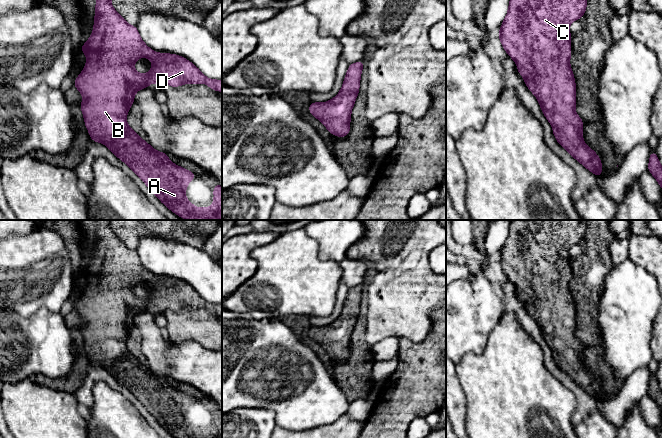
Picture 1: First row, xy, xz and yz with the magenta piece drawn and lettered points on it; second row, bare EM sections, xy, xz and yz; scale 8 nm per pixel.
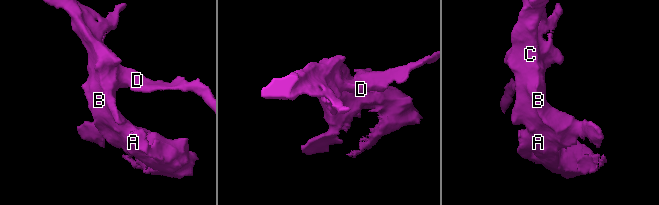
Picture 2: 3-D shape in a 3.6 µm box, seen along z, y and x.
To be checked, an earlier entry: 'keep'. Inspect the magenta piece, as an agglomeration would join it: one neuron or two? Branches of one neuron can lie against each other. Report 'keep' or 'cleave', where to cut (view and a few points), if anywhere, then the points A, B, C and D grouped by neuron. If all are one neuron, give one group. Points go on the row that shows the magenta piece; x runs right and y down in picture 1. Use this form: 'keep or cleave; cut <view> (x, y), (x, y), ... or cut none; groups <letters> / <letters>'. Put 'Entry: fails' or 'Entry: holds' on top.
Entry: holds
keep; cut none; groups A B C D

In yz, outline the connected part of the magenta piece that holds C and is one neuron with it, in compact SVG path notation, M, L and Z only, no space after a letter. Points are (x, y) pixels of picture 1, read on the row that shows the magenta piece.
M510 0L508 13L497 35L505 51L516 62L518 73L523 76L524 83L536 96L541 110L552 125L558 143L598 178L602 172L601 160L595 151L584 143L582 135L584 121L575 112L576 86L569 64L571 58L569 24L585 14L586 6L587 0Z

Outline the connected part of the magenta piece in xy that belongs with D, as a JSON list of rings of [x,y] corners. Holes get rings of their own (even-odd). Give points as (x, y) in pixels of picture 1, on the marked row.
[[[96,0],[96,15],[94,17],[94,30],[90,35],[89,40],[81,46],[81,50],[83,53],[87,56],[87,63],[81,72],[81,74],[76,78],[74,82],[74,86],[76,87],[80,93],[82,94],[82,97],[84,98],[83,102],[80,104],[80,108],[82,110],[84,119],[85,119],[85,126],[88,129],[88,132],[90,133],[90,138],[94,142],[101,142],[104,145],[106,145],[113,153],[116,155],[121,161],[125,162],[141,179],[142,181],[148,186],[148,188],[156,195],[156,197],[167,207],[169,208],[172,212],[174,212],[176,215],[186,219],[186,220],[210,220],[212,217],[215,218],[215,220],[222,220],[222,187],[217,183],[213,187],[214,191],[214,203],[210,205],[209,208],[197,208],[195,207],[192,203],[190,203],[186,196],[185,196],[185,190],[188,186],[188,183],[196,177],[196,174],[193,172],[190,172],[187,169],[184,169],[180,166],[175,165],[172,163],[168,156],[167,153],[163,152],[158,152],[154,150],[148,143],[147,141],[142,140],[127,124],[126,122],[126,117],[127,113],[129,111],[130,106],[134,103],[134,94],[139,91],[142,88],[149,87],[149,85],[153,82],[159,82],[159,88],[164,88],[165,83],[163,82],[162,78],[163,76],[167,73],[168,74],[168,86],[171,87],[178,87],[181,86],[185,83],[192,83],[192,84],[200,84],[200,83],[205,83],[207,84],[211,89],[220,92],[222,91],[222,80],[213,80],[210,78],[207,78],[204,76],[204,74],[189,60],[183,58],[182,56],[179,55],[174,55],[174,54],[168,54],[168,53],[155,53],[153,50],[151,50],[140,38],[139,32],[136,28],[136,26],[129,25],[123,17],[121,17],[116,10],[112,7],[111,5],[111,0]],[[140,57],[146,57],[150,59],[153,62],[153,66],[148,74],[139,74],[135,69],[134,69],[134,62],[138,60]]]

